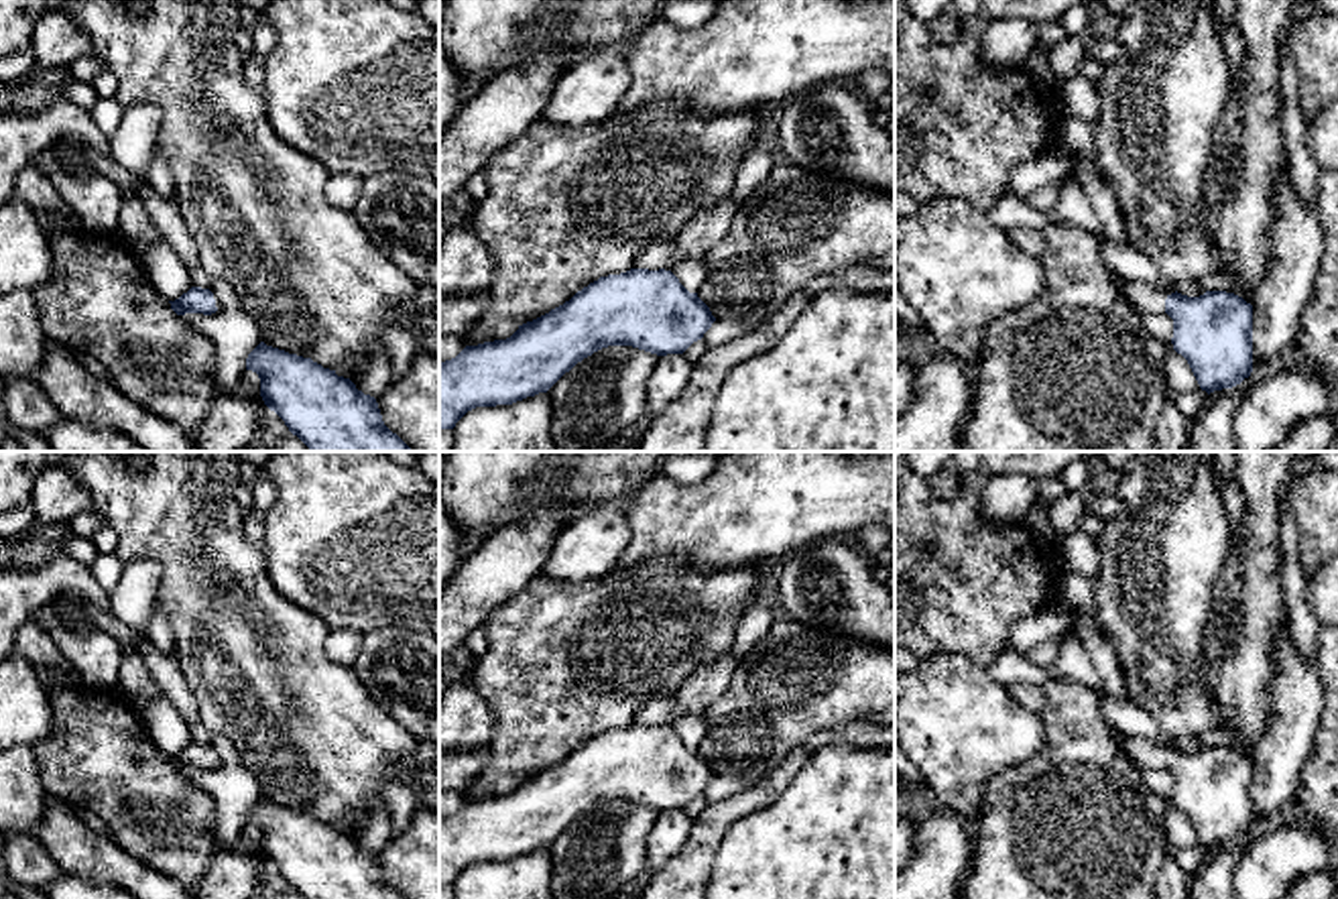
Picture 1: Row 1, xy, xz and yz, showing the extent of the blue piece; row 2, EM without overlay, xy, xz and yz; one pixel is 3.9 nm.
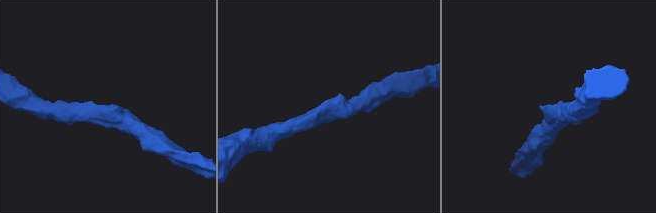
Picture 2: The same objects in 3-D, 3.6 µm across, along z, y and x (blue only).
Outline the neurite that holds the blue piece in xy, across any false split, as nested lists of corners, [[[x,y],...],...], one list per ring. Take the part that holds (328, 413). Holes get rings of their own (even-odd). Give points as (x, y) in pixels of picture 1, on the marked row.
[[[260,342],[246,358],[246,370],[260,378],[260,397],[275,411],[289,431],[297,435],[311,452],[411,452],[411,447],[392,433],[380,415],[374,397],[356,388],[350,378],[323,368],[311,358],[289,354]]]

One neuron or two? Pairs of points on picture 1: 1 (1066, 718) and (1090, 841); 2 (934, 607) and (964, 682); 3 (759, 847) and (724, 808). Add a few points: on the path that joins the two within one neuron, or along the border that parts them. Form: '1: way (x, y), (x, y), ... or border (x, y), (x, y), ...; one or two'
1: way (1080, 749), (1080, 810); one
2: border (920, 657), (936, 653), (964, 655), (985, 668); two
3: border (777, 796), (728, 828), (714, 865); two

